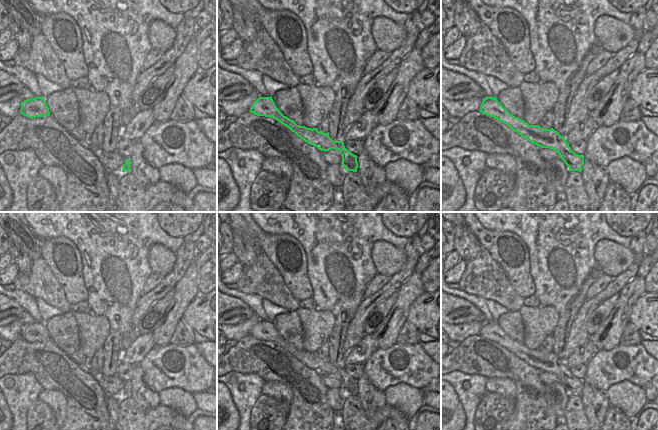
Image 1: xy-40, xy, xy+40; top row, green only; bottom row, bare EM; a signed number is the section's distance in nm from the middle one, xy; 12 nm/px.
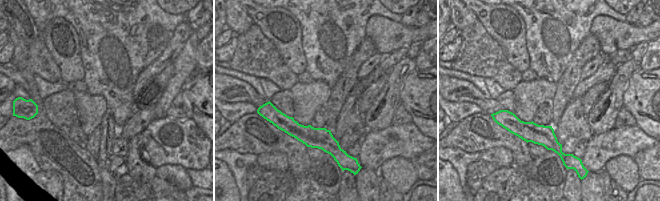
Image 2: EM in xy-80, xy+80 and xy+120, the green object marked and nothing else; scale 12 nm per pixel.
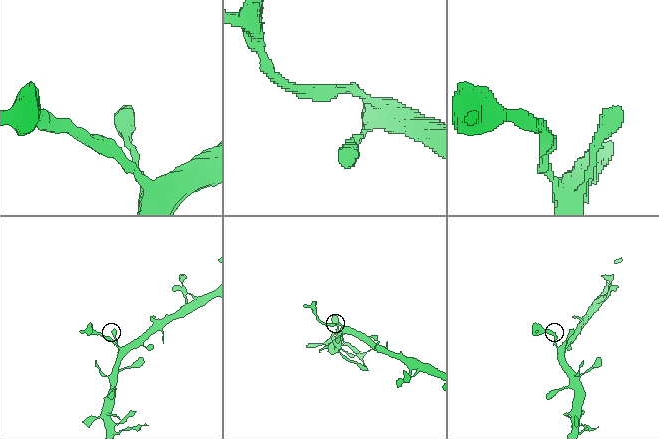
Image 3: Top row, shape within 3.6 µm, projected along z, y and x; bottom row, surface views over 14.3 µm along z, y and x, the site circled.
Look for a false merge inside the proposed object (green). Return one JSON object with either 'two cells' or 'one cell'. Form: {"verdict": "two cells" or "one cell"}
{"verdict": "two cells"}

